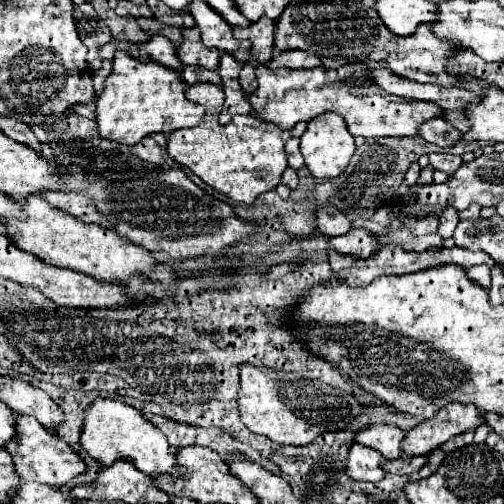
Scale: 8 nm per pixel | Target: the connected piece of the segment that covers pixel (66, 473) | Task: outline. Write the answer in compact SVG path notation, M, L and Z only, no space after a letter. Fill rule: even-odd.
M22 416L18 420L18 434L12 442L6 444L6 450L14 456L14 466L22 480L34 480L60 488L68 484L74 476L86 472L84 460L74 450L70 450L70 446L66 446L64 440L60 440L50 430L42 428L42 424L38 424L38 420L34 420L32 416Z

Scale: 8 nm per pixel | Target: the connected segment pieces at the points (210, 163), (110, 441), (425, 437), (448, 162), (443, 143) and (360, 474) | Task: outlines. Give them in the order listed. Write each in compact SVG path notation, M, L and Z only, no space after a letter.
M216 84L188 86L186 98L194 104L204 106L205 113L199 123L202 126L196 125L196 128L172 132L168 136L168 156L172 160L190 168L202 182L212 186L216 192L226 194L228 198L244 204L252 204L256 196L274 190L280 184L280 168L288 166L284 144L292 136L300 138L307 128L307 123L299 122L288 130L278 128L274 124L266 124L256 116L234 116L234 130L230 130L230 126L226 128L218 123L224 104L224 90L220 86Z
M98 398L86 412L84 412L84 430L80 438L82 448L102 466L114 464L114 460L130 460L140 472L150 476L182 472L176 464L176 452L168 444L166 436L144 418L144 414L120 400Z
M448 404L438 410L434 418L422 420L404 434L402 452L406 456L426 456L450 438L474 430L480 424L484 424L484 420L478 416L478 408L472 404Z
M430 154L430 166L446 174L454 174L462 166L462 158L456 154Z
M434 118L434 120L428 120L426 124L422 124L420 138L424 138L430 144L436 144L440 148L450 148L462 140L462 132L460 130L456 132L456 128L448 120Z
M352 444L348 452L348 464L346 464L346 476L352 480L364 480L364 482L378 482L384 478L384 470L380 468L382 456L374 452L372 448L366 448L362 444Z

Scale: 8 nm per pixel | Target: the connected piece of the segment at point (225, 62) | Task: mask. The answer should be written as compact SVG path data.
M224 54L224 56L222 56L218 74L220 74L224 80L226 80L226 78L236 80L238 74L240 74L240 70L242 70L242 64L238 64L238 62L234 60L234 56L230 56L230 54Z

